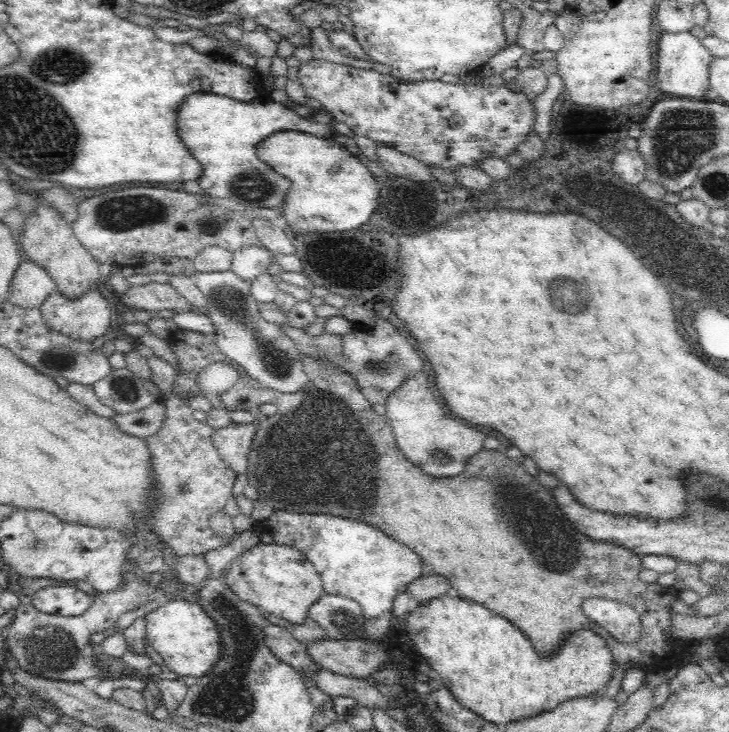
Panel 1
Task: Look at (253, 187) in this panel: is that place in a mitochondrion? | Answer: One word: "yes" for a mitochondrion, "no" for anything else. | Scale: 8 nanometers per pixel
yes

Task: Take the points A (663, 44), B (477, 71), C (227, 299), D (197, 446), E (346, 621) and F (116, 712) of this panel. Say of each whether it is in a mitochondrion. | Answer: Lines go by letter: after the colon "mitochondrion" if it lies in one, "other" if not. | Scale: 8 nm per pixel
A: other
B: other
C: mitochondrion
D: other
E: mitochondrion
F: other

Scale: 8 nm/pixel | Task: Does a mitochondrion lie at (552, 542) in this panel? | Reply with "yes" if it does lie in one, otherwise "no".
yes

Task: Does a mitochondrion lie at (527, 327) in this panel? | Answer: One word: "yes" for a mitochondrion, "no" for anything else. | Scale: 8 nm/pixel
no

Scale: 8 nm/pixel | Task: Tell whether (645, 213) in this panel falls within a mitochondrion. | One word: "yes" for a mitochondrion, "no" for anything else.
yes

